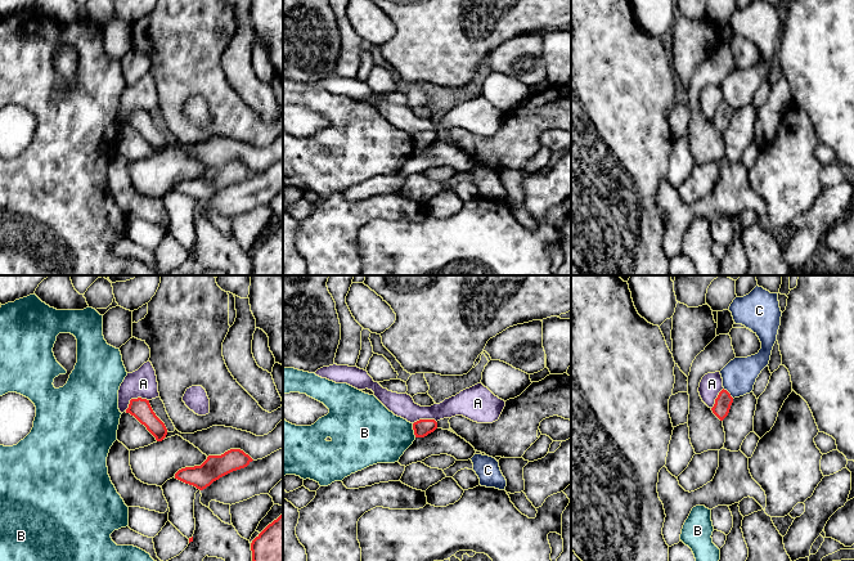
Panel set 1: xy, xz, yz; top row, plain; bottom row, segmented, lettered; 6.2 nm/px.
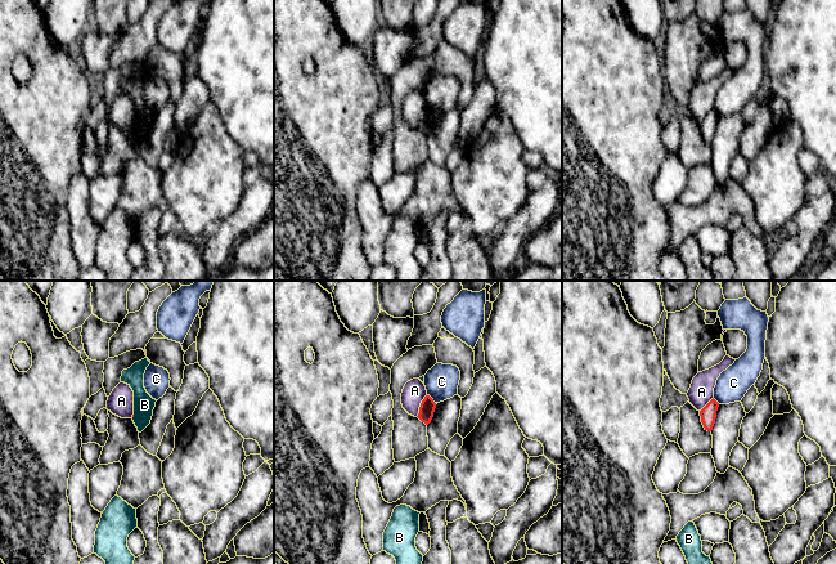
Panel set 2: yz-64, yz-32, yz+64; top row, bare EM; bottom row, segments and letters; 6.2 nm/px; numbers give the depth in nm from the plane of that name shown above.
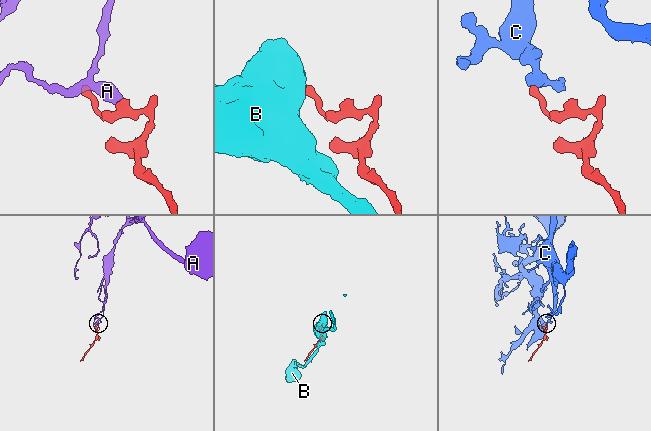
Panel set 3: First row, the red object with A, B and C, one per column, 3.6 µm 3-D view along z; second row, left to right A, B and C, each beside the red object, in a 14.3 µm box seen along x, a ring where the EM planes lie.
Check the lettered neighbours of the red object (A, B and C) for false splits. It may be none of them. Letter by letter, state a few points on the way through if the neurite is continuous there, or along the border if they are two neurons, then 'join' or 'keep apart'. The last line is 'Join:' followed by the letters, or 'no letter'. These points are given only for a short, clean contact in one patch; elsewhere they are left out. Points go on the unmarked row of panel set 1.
A: keep apart
B: keep apart
C: along yz (723, 101), (733, 110) | keep apart
Join: no letter

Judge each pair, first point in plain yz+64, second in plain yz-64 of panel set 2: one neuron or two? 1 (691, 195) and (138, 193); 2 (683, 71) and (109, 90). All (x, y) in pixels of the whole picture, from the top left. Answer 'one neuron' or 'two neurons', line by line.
1: two neurons
2: two neurons

